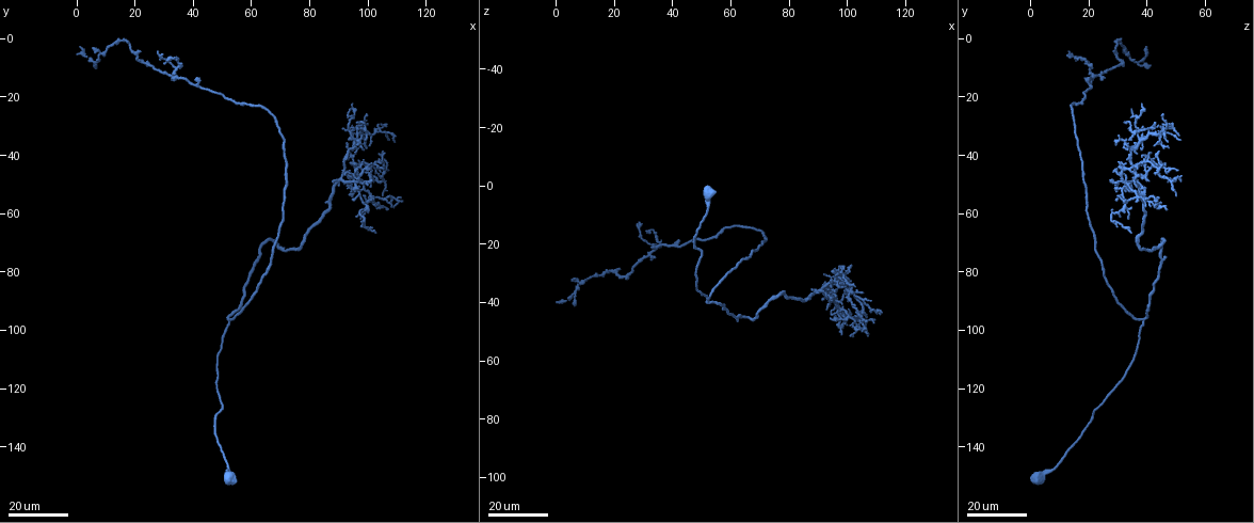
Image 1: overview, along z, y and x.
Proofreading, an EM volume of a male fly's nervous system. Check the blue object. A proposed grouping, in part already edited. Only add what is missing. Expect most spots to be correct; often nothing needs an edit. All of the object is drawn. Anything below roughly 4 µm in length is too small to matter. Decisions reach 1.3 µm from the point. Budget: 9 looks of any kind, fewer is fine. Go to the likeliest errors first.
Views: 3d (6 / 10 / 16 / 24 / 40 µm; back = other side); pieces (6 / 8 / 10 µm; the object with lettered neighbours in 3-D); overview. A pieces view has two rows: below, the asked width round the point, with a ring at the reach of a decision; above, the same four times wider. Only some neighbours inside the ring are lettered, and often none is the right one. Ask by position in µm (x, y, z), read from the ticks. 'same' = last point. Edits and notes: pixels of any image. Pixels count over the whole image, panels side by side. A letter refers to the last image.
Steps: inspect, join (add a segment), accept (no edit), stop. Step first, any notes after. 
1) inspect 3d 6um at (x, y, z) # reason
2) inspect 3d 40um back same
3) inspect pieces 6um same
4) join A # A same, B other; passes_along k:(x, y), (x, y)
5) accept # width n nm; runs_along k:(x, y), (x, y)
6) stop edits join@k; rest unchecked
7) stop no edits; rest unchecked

inspect 3d 16um at (1, 2, 40) # free end

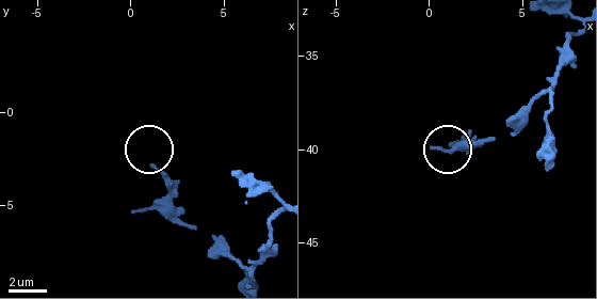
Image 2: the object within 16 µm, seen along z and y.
inspect pieces 8um at (1.1, 3.0, 39.8) # what lies round it

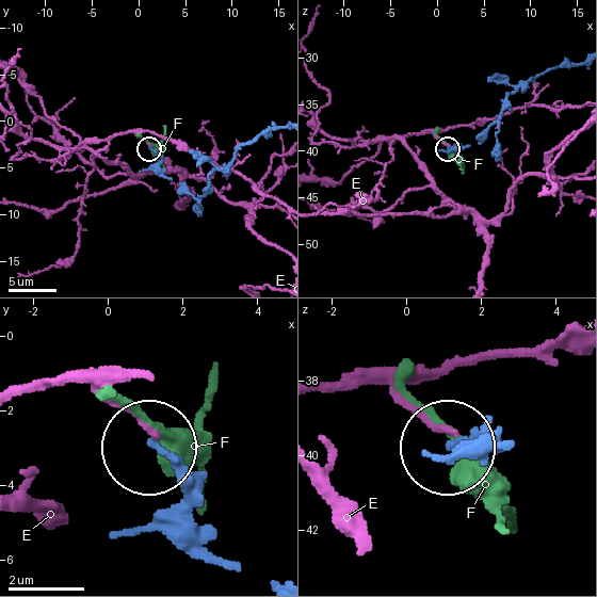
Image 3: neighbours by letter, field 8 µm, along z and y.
accept # E other, F other; none of them fits

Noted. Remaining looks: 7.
inspect 3d 24um at (98, 33, 51) # thin end

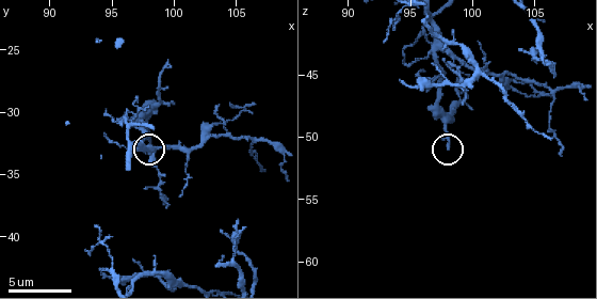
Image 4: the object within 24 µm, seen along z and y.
inspect pieces 6um same # see the neighbours

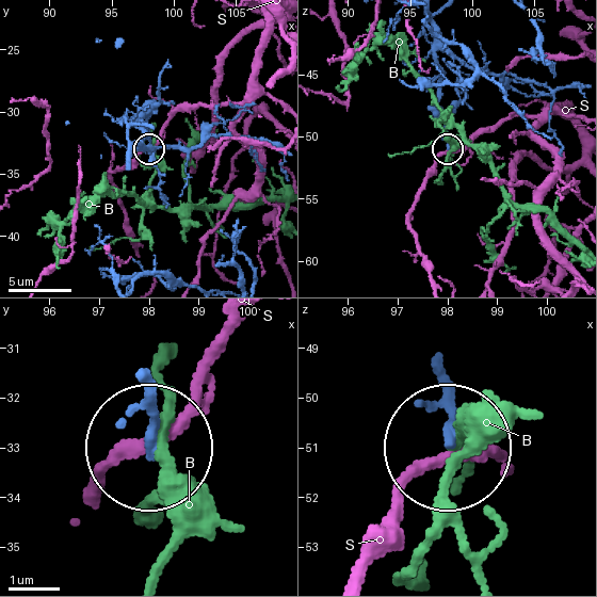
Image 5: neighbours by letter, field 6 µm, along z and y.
accept # width 180 nm; B other, S other; runs_along 5:(431, 19), (447, 148); none of them fits

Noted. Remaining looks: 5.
inspect 3d 16um at (102, 48, 28) # branch stops here

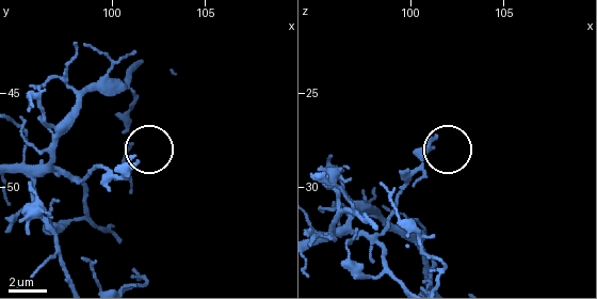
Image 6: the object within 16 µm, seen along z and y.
inspect pieces 8um at (101.4, 48.7, 27.5)

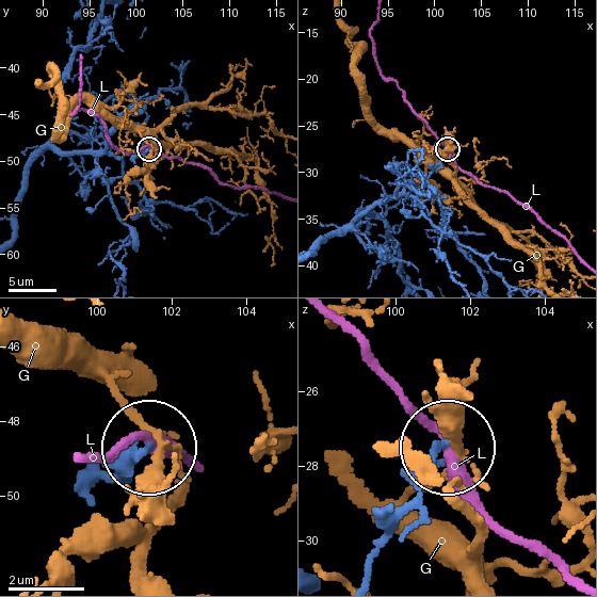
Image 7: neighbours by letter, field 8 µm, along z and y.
accept # width 200 nm; G other, L other; runs_along 7:(95, 466), (117, 469), (149, 450); none of them fits

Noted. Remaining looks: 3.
inspect 3d 16um at (96, 45, 28)

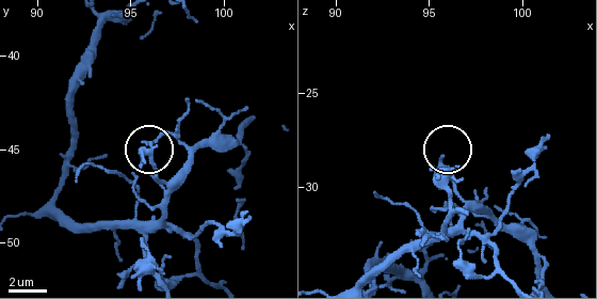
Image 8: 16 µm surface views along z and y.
inspect pieces 8um at (95.7, 45.5, 28.4)

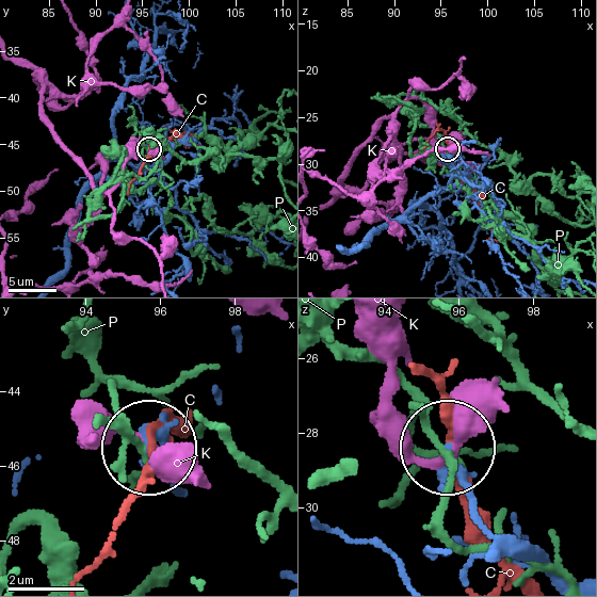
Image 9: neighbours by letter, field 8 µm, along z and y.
accept # width 180 nm; C other, K other, P other; runs_along 9:(491, 548), (469, 481), (445, 447); no lettered segment goes on from it

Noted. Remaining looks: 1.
stop no edits; rest unchecked

